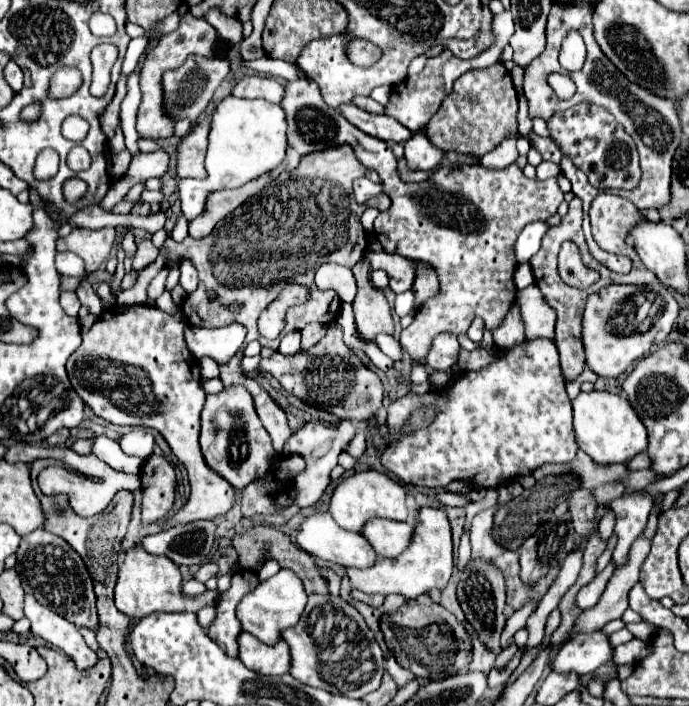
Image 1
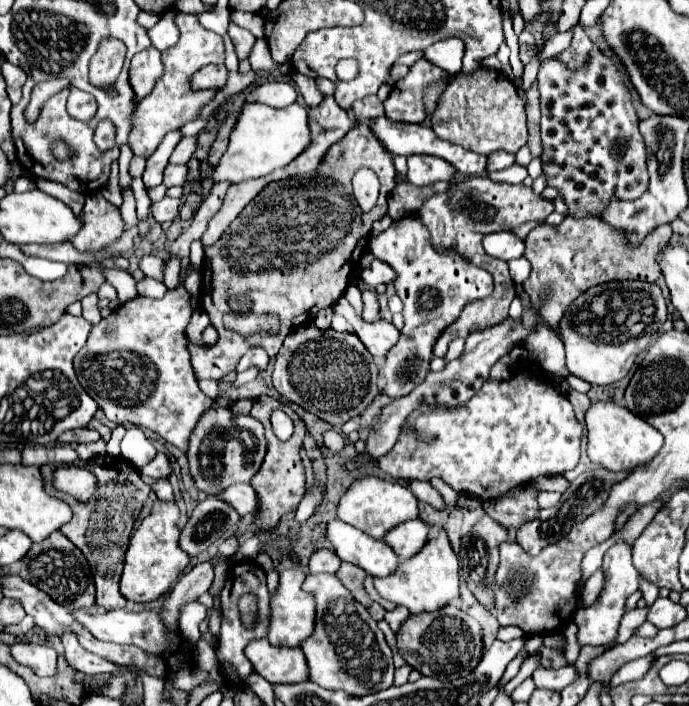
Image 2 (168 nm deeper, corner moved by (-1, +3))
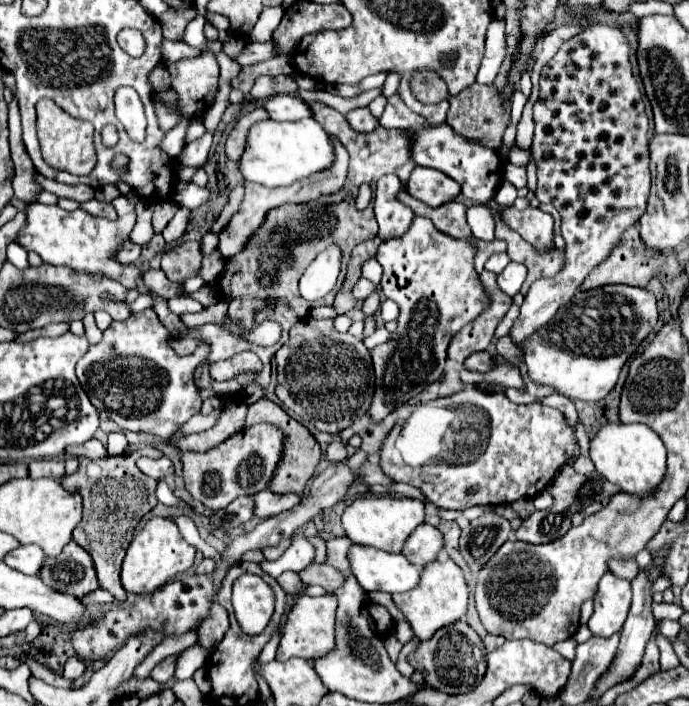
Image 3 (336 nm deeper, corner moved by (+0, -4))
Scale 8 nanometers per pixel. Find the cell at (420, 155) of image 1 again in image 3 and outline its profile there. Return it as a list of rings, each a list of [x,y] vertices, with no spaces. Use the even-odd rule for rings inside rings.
[[[416,167],[408,181],[408,193],[430,207],[440,207],[442,203],[454,201],[460,195],[460,185],[440,171]]]

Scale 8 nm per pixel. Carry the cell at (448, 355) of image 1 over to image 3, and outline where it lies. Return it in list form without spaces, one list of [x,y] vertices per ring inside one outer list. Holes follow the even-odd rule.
[[[480,351],[480,353],[470,355],[464,361],[464,367],[470,369],[470,371],[490,371],[492,369],[492,365],[490,365],[490,351]]]

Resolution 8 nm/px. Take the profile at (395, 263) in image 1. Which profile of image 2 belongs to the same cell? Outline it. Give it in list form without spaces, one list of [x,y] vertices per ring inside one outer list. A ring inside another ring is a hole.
[[[373,260],[369,268],[361,270],[361,280],[369,286],[375,288],[377,284],[389,284],[397,278],[397,274],[393,272],[393,268],[389,268],[389,264],[381,262],[381,260]]]

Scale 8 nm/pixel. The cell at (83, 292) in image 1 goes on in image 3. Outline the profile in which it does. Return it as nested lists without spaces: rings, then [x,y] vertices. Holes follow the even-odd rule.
[[[12,241],[12,243],[8,245],[8,261],[14,263],[18,269],[30,267],[30,265],[28,265],[28,259],[26,259],[26,251],[20,249],[20,245],[18,245],[16,241]]]

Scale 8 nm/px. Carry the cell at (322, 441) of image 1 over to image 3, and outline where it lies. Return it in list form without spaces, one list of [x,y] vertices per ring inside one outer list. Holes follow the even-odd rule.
[[[294,535],[292,545],[278,561],[264,561],[260,565],[268,575],[278,577],[284,571],[302,571],[304,567],[308,567],[314,561],[314,553],[316,547],[312,547],[312,543],[308,543],[302,535]]]

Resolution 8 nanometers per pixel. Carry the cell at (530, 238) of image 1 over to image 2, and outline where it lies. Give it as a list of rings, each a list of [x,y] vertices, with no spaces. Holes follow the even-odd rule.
[[[493,232],[489,236],[483,238],[483,248],[489,256],[499,258],[499,260],[513,260],[523,256],[523,240],[519,236],[515,236],[513,232]]]

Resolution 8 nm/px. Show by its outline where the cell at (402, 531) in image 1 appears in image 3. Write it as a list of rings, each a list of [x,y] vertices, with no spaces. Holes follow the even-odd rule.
[[[424,523],[414,531],[414,535],[408,537],[408,543],[404,545],[402,553],[408,557],[408,561],[416,563],[416,567],[422,569],[426,563],[436,561],[442,547],[444,547],[442,533],[436,527]]]

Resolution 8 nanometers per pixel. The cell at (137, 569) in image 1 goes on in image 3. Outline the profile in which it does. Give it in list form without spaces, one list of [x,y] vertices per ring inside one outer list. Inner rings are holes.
[[[154,517],[132,539],[126,551],[126,557],[122,563],[122,585],[128,593],[134,593],[134,595],[154,593],[164,583],[168,583],[174,575],[188,571],[194,563],[194,553],[196,549],[184,541],[184,537],[178,531],[178,525],[172,519]]]

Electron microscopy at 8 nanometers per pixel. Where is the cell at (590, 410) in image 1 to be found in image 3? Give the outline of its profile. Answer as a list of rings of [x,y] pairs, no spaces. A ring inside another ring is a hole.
[[[604,425],[590,443],[590,457],[598,473],[602,473],[610,483],[616,483],[624,493],[640,499],[654,495],[666,475],[666,447],[648,425]]]

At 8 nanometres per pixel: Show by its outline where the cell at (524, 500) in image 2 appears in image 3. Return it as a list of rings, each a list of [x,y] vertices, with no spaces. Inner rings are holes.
[[[518,499],[516,503],[512,503],[512,507],[514,507],[514,511],[516,511],[522,519],[526,519],[528,515],[534,513],[534,503],[532,503],[532,499]]]

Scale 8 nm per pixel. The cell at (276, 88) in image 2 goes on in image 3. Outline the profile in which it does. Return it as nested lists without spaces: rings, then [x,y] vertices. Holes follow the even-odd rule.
[[[274,95],[264,101],[264,109],[276,121],[294,121],[312,117],[310,105],[296,95]]]

